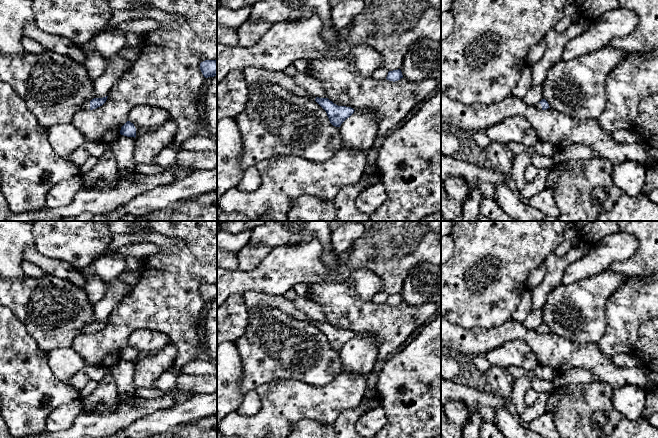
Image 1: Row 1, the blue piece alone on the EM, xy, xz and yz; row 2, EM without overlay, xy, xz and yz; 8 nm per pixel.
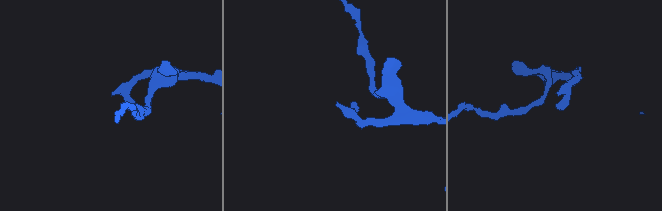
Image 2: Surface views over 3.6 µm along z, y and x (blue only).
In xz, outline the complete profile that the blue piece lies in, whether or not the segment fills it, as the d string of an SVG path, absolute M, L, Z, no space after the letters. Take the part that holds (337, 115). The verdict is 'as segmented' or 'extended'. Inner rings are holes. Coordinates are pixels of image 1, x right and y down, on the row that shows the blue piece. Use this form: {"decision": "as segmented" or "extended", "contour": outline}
{"decision": "extended", "contour": "M309 93L305 96L311 100L315 100L326 111L330 123L335 127L340 127L355 111L351 107L338 106L328 98L315 97Z"}

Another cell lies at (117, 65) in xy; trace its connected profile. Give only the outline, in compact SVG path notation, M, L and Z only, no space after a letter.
M120 52L106 57L107 70L94 81L94 98L103 98L108 95L118 80L134 63L127 61Z

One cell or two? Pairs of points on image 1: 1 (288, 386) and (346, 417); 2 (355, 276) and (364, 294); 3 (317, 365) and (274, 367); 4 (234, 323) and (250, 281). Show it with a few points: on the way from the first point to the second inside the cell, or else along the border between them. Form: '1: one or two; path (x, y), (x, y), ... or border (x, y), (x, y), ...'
1: two; border (360, 401), (356, 407), (344, 410), (333, 424)
2: one; path (359, 280), (364, 285), (364, 290)
3: one; path (306, 365), (285, 365)
4: two; border (242, 294), (231, 294), (227, 298)

